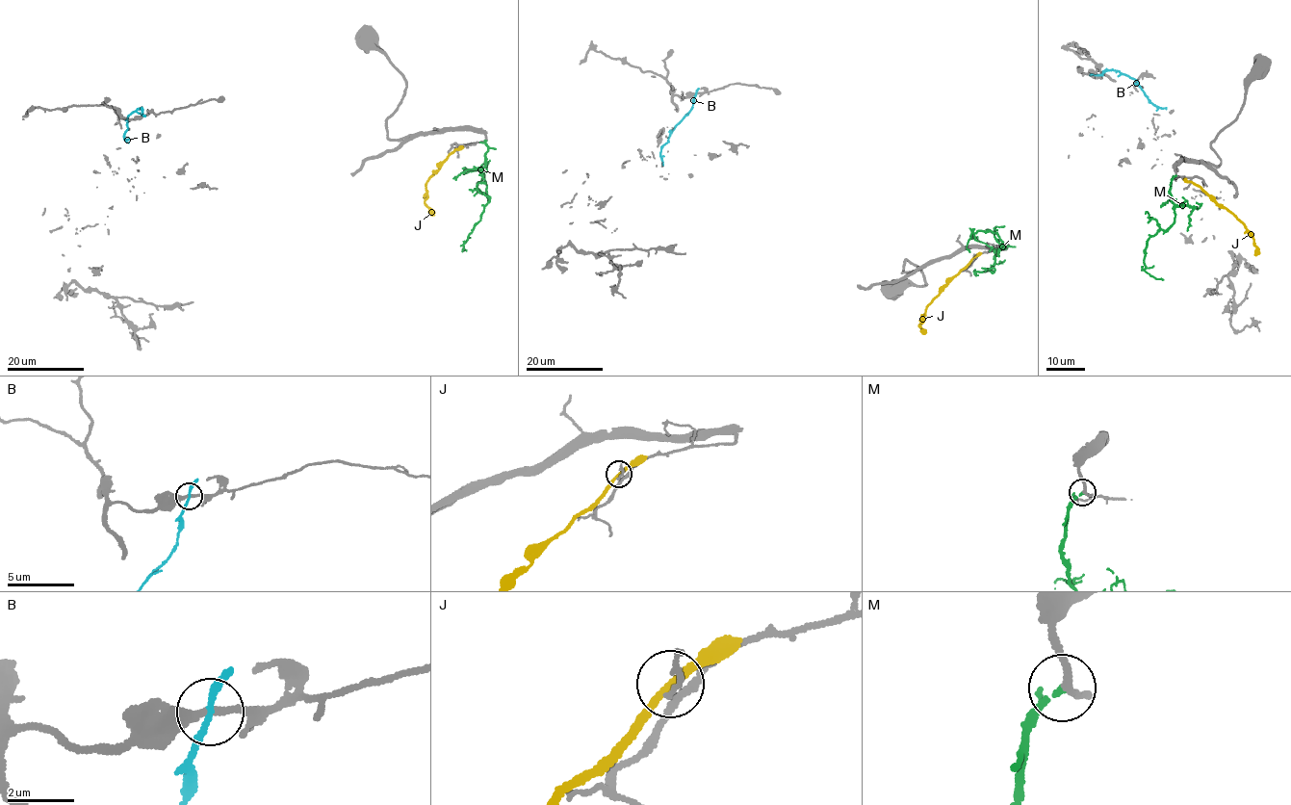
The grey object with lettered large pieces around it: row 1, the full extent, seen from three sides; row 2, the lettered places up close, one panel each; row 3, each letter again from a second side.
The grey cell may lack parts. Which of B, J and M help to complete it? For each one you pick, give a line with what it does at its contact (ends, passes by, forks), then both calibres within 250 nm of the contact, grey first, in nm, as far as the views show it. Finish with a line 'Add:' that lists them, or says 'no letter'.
M: it passes by; 200 nm thick on the grey side, 150 nm on the other
Add: M

